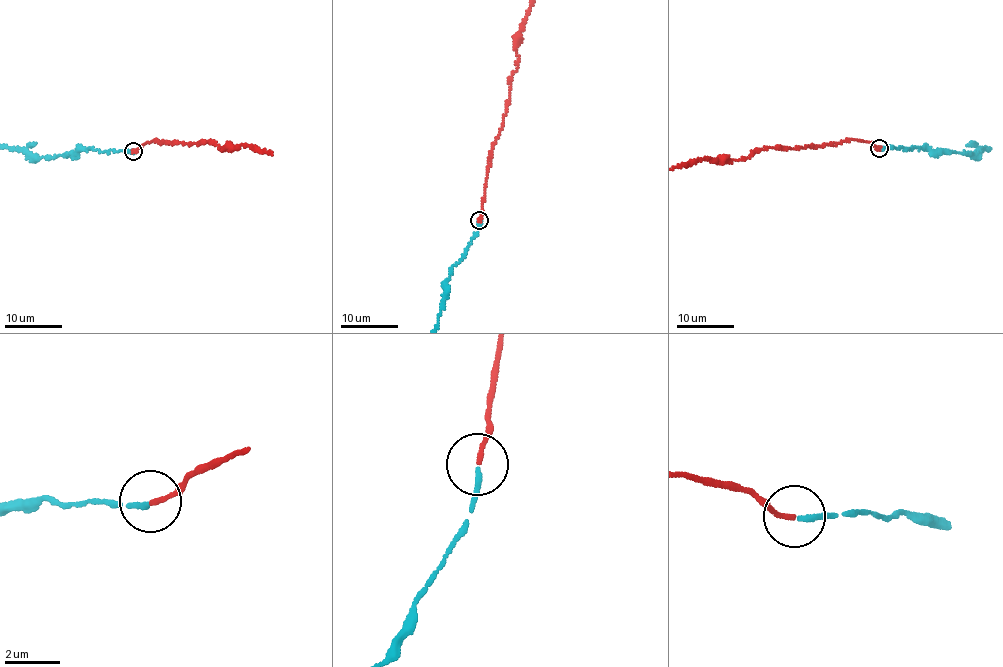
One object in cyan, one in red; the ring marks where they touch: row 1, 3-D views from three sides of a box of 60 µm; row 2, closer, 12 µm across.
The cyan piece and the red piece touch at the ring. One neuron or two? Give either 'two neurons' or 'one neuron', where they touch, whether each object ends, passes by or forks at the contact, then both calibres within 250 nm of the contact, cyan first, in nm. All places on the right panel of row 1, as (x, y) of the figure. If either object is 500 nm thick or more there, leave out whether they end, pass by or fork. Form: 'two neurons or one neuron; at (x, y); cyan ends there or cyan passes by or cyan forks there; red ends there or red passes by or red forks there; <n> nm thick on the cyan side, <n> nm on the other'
one neuron; at (879, 148); cyan ends there; red ends there; 180 nm thick on the cyan side, 150 nm on the other

